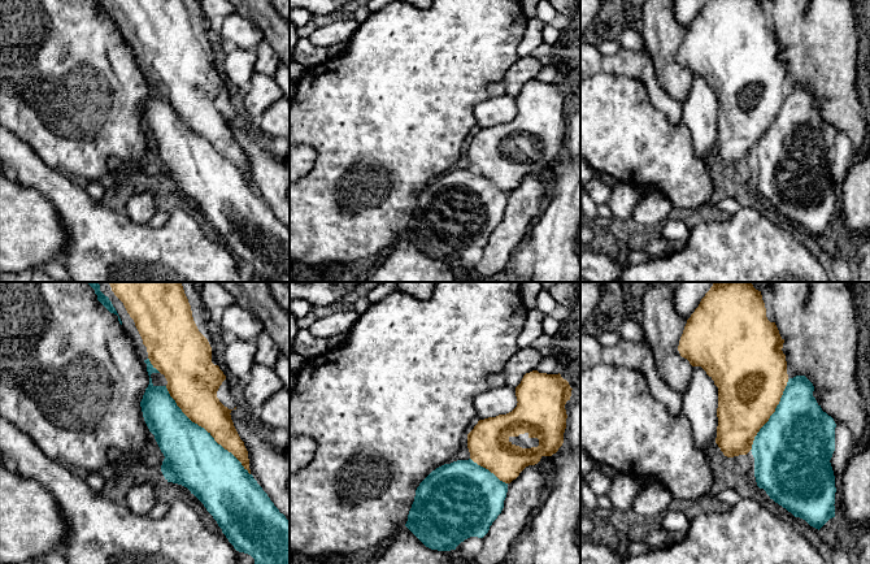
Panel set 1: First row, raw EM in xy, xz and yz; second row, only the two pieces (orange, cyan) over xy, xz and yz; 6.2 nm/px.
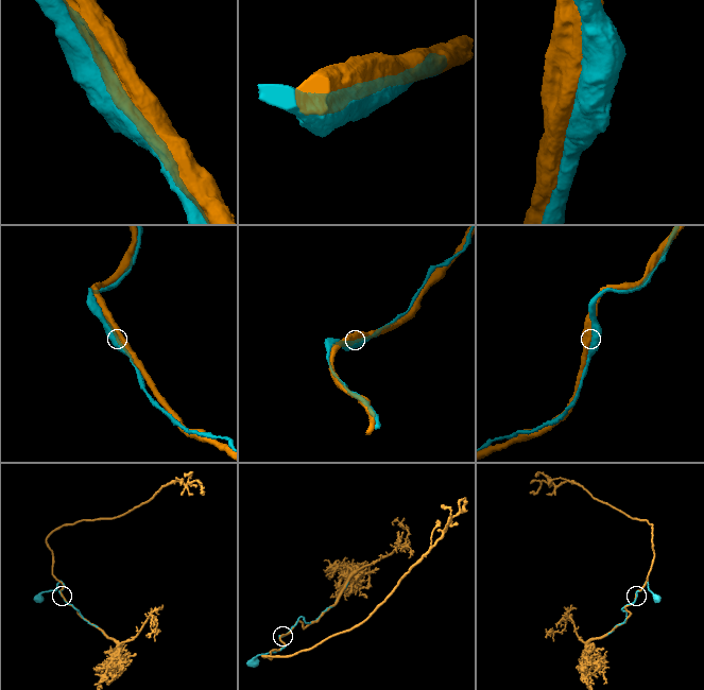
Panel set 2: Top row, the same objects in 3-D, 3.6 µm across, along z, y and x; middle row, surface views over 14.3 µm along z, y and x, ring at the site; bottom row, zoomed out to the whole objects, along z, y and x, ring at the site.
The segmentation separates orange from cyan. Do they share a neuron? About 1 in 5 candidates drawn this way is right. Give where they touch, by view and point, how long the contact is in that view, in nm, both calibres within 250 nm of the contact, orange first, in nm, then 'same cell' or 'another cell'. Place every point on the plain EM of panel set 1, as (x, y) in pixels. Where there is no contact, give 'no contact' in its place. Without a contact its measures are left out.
xy (205, 138) | 750 nm | 280/360 nm | same cell

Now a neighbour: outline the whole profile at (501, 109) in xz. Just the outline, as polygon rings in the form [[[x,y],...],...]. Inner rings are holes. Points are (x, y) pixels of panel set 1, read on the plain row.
[[[506,94],[488,97],[473,108],[477,125],[480,129],[506,123],[517,116],[517,112],[516,97]]]

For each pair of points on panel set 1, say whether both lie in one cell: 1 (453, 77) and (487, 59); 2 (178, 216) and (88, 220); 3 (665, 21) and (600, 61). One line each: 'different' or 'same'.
1: same
2: same
3: different

